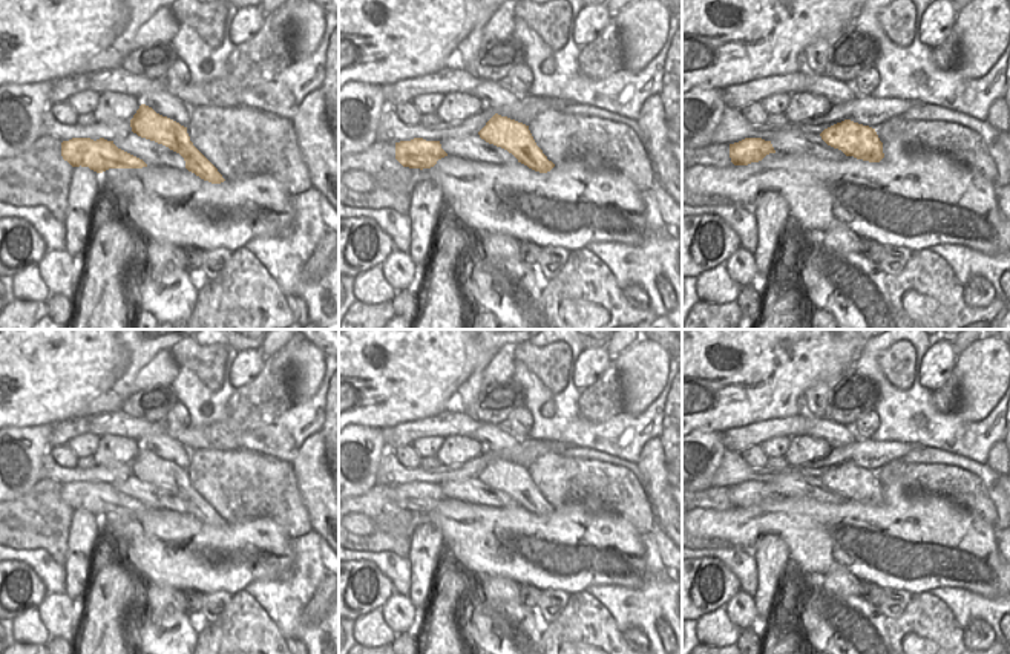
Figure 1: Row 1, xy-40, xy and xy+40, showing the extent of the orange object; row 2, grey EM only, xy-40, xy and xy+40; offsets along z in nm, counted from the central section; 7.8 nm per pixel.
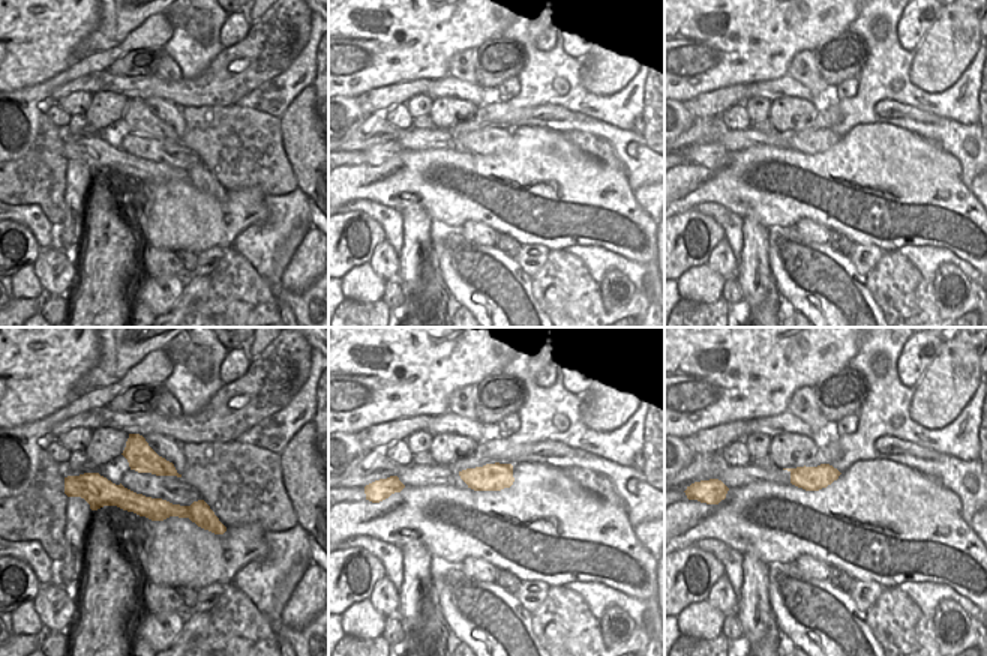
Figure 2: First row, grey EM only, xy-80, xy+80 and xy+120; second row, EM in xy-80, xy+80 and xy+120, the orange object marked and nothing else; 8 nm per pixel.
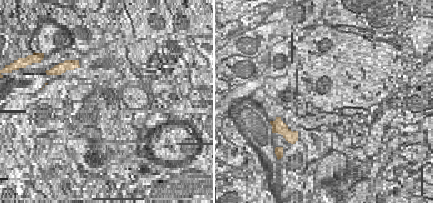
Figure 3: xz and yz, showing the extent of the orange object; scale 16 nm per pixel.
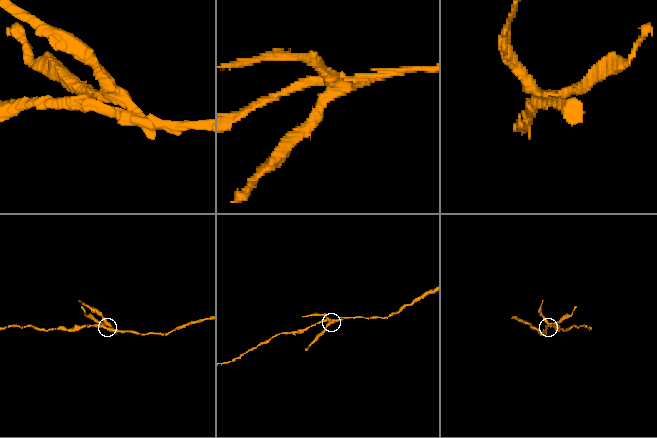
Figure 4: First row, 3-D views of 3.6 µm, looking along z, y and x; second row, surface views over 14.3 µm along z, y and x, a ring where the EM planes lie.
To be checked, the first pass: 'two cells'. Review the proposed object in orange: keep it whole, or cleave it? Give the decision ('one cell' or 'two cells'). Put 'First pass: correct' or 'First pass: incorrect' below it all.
two cells
First pass: correct

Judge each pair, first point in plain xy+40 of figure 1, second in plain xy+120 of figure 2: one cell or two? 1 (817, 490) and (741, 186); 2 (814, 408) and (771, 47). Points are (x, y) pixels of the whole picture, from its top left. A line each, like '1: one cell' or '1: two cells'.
1: two cells
2: two cells

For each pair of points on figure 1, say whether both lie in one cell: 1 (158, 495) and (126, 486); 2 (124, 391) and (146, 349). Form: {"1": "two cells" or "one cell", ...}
{"1": "one cell", "2": "one cell"}

